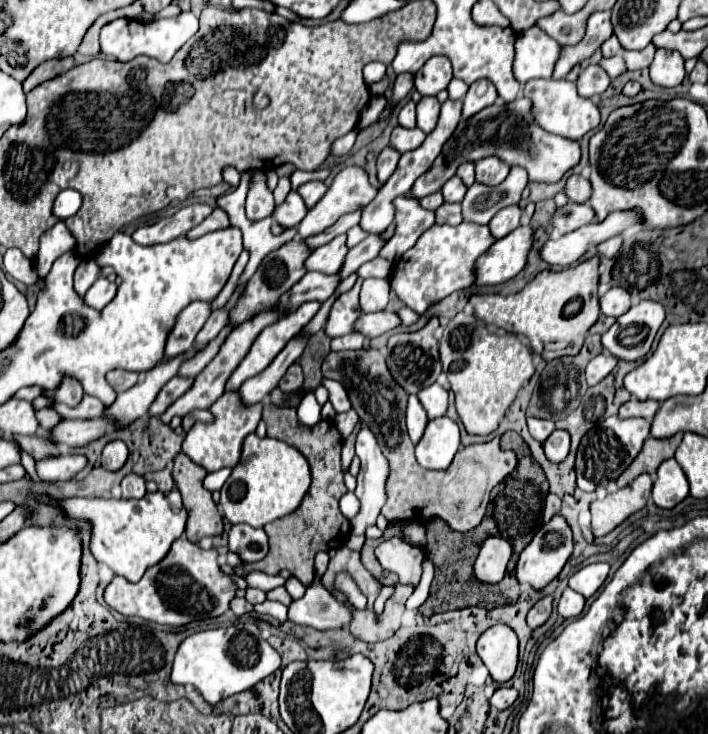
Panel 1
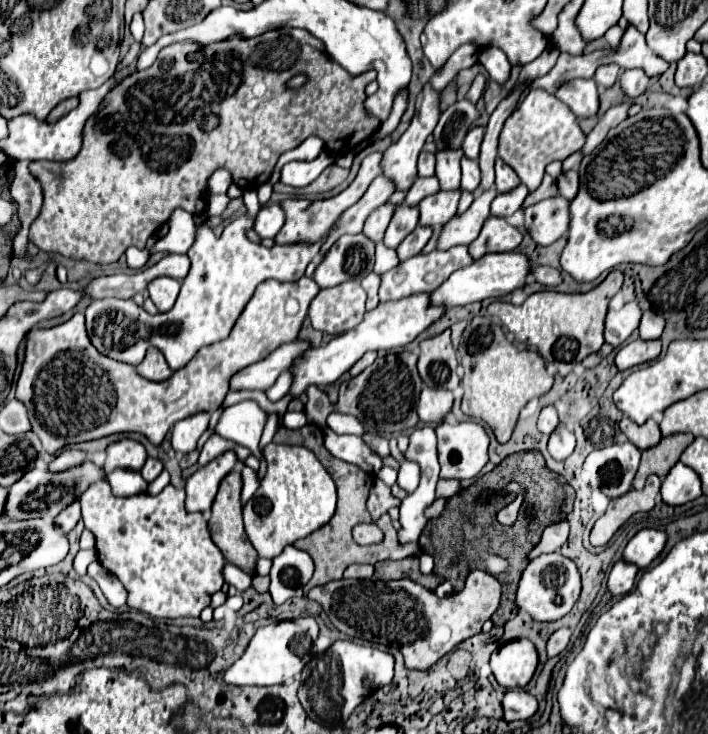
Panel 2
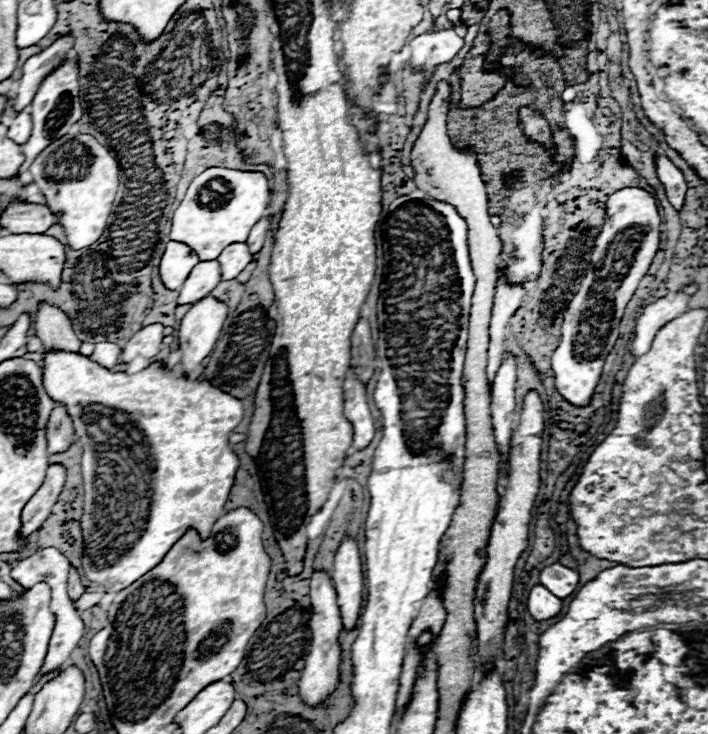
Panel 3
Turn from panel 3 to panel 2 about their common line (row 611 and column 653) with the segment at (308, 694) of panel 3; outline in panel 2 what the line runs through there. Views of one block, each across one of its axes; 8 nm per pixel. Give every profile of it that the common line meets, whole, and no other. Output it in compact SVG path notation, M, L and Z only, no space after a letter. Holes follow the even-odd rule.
M650 310L642 314L642 322L640 322L640 338L642 340L660 338L662 330L664 330L664 318L660 314L654 314Z

